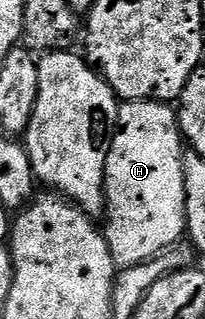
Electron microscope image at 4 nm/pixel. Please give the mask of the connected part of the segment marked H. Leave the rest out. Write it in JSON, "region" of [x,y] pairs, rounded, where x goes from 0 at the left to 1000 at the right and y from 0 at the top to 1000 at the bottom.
{"region":[[[620,317],[580,326],[576,398],[517,502],[517,759],[546,787],[561,840],[620,843],[727,818],[854,771],[907,730],[907,524],[898,445],[868,408],[868,357],[844,326],[805,317]]]}

